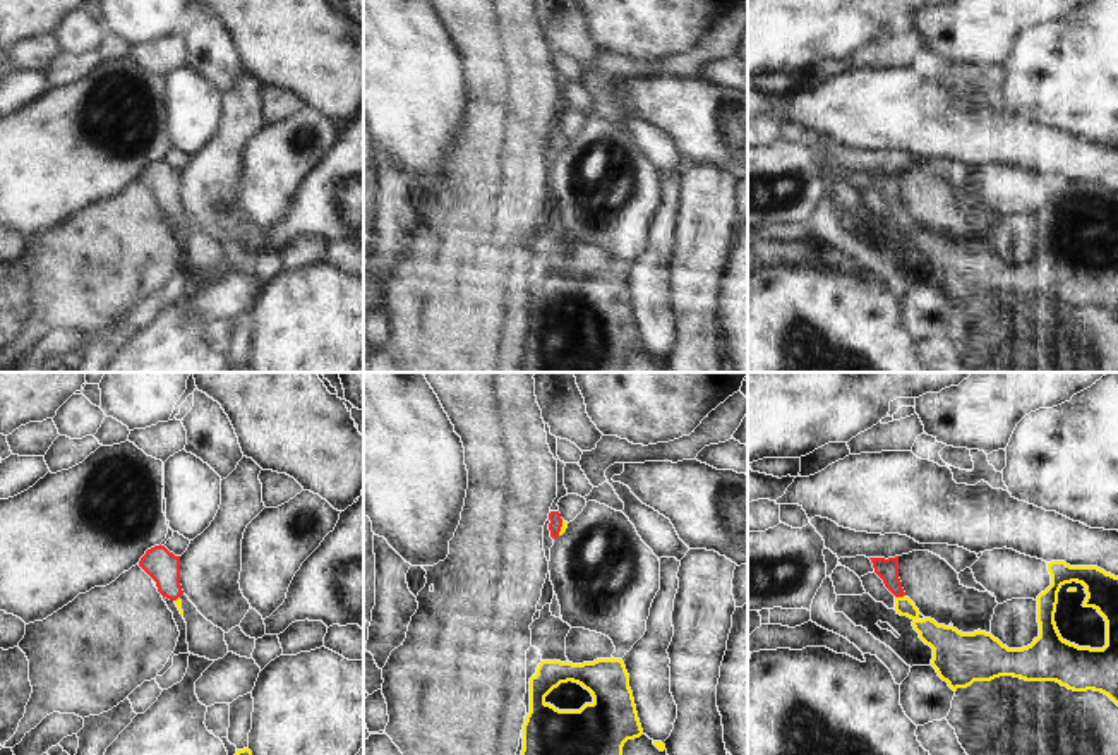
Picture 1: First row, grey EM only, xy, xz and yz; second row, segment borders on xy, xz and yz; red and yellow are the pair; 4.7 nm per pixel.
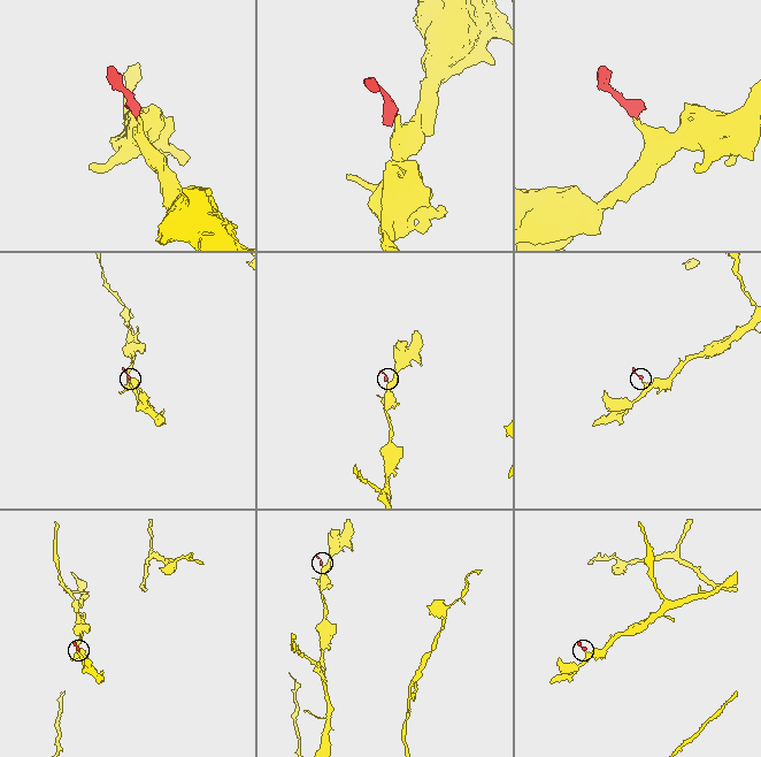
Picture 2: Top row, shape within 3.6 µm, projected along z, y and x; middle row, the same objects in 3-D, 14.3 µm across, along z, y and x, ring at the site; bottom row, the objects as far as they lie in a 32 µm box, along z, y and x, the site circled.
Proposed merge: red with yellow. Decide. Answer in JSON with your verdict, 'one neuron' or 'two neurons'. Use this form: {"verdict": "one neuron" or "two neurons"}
{"verdict": "one neuron"}

